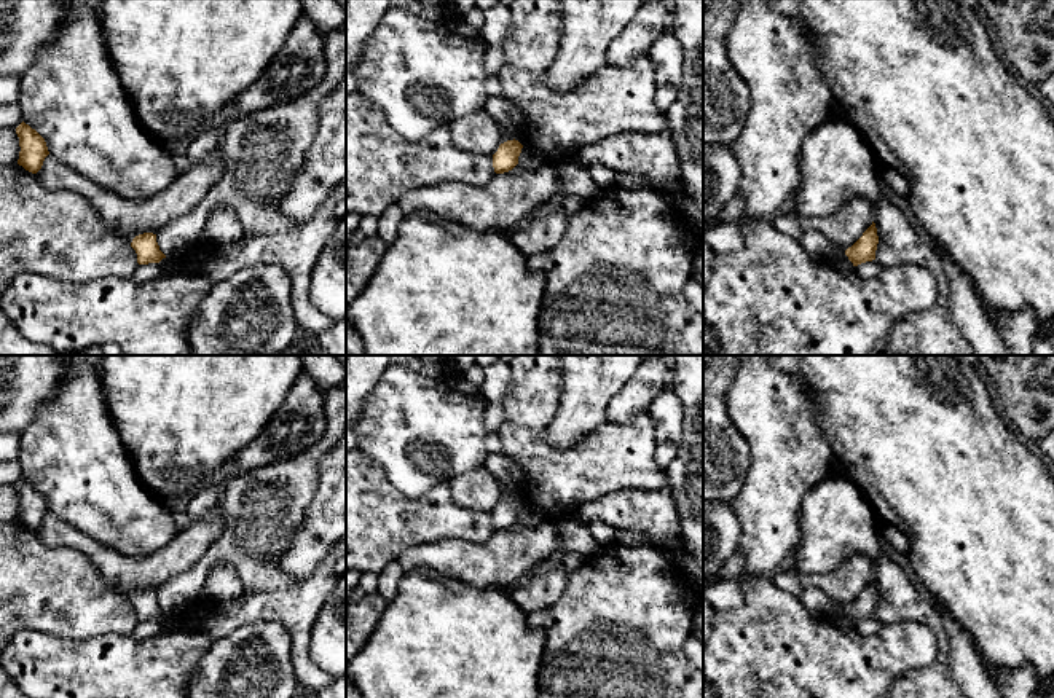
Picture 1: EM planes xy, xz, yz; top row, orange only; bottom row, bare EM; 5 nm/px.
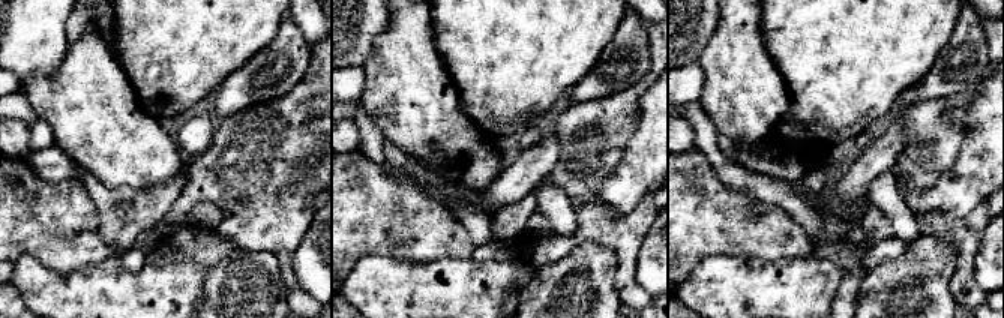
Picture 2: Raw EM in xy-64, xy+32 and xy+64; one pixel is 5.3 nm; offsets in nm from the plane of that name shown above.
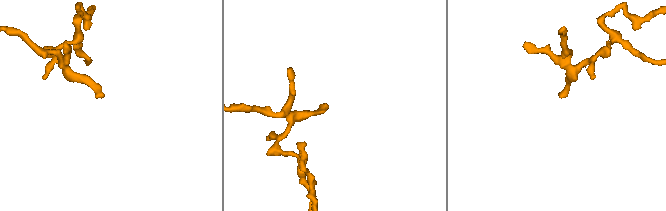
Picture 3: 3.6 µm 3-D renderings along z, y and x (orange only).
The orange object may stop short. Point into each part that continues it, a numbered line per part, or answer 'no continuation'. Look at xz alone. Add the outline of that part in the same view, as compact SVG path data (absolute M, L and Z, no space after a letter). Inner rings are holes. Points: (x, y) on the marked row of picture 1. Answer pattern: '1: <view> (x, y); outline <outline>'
no continuation

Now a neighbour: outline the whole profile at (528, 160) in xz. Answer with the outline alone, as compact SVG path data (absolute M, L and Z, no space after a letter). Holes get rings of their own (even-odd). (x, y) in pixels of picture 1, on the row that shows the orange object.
M523 147L518 156L518 166L531 171L537 171L544 166L550 164L550 161L537 153L533 153L529 148Z

